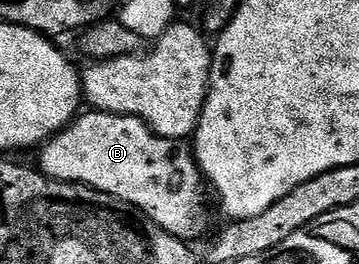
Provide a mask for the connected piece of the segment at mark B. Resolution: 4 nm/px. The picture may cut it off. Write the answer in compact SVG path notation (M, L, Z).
M85 110L43 144L38 154L39 170L51 179L84 183L121 199L182 240L193 241L208 227L209 192L196 164L195 150L183 139L157 135L140 119Z

